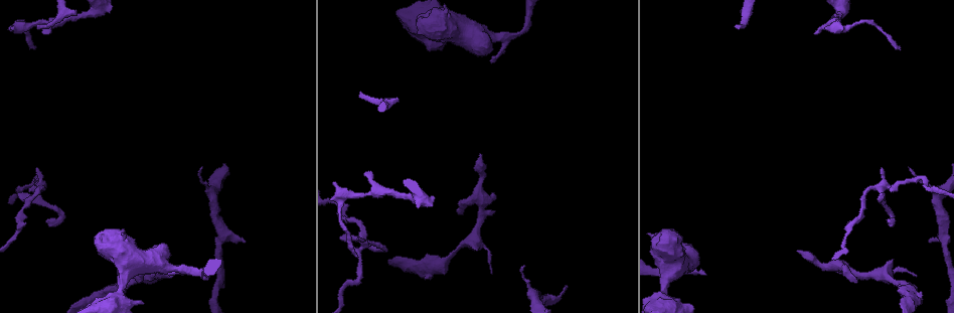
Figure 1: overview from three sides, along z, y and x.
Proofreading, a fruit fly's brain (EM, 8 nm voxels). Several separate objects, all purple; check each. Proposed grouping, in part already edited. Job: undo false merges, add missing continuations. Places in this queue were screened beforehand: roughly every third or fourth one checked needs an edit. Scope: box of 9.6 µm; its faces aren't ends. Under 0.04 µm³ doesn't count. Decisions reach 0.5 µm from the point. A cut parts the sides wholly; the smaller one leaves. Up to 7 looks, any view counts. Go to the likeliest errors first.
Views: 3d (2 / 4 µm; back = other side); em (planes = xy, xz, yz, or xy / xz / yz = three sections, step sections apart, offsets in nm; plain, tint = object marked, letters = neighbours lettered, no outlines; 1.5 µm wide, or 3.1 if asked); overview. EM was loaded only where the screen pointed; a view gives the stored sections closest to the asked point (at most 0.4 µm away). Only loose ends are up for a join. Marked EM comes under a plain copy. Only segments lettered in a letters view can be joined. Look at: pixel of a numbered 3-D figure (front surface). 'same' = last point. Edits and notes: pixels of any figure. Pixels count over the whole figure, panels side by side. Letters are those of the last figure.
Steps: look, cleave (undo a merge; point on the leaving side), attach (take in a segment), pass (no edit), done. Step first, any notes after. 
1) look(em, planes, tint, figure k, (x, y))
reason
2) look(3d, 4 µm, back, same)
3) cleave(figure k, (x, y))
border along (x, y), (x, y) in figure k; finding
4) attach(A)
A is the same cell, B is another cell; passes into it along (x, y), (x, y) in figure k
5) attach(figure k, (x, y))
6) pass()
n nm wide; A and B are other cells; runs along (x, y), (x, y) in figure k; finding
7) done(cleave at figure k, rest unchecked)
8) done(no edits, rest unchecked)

look(em, xy, step 4, letters, figure 1, (922, 298))
branch stops here

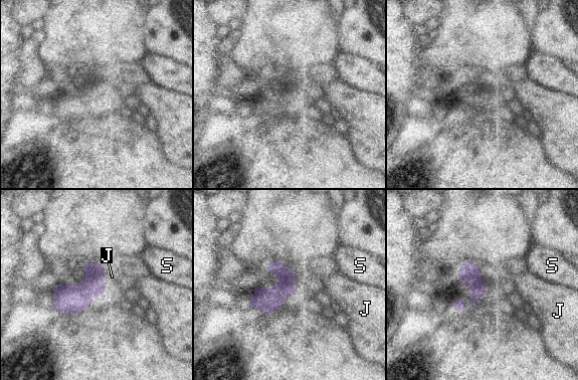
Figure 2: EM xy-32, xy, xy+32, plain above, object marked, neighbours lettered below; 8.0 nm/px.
pass()
150 nm wide; J and S are other cells; none of them fits

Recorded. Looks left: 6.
look(3d, 4 µm, back, figure 1, (900, 45))
tapers out

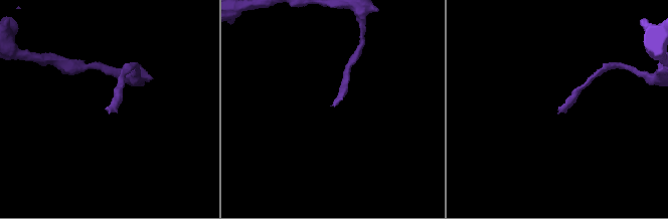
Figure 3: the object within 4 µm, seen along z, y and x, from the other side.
look(em, planes, letters, figure 3, (333, 103))
need the tissue

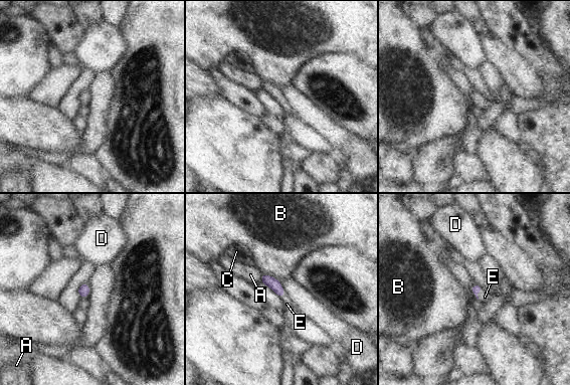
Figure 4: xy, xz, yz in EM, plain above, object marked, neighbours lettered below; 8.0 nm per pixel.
attach(E)
B touches over 170 nm; E is the same cell, A, B, C and D are other cells; it goes on there

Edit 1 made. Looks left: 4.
look(3d, 4 µm, figure 1, (362, 236))
abrupt turn

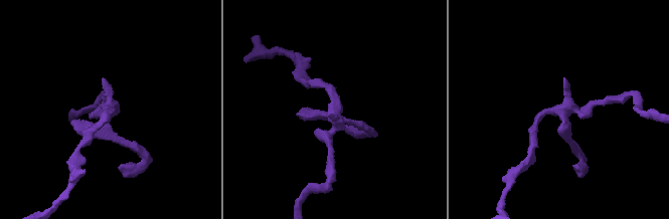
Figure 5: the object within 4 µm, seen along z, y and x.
look(em, planes, letters, figure 5, (110, 114))
need the tissue

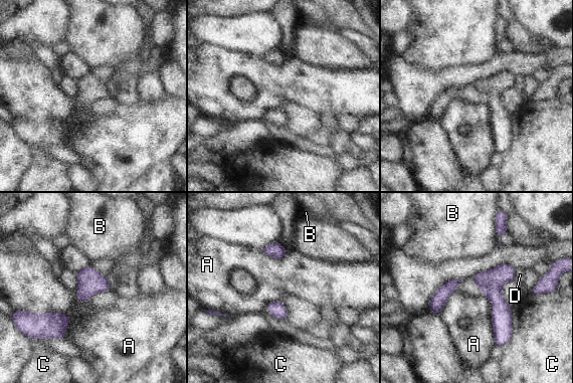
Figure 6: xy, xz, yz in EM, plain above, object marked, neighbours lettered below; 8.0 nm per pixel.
pass()
A, B, C and D are other cells; one neuron here

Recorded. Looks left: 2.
done(attach at figure 4, rest unchecked)

